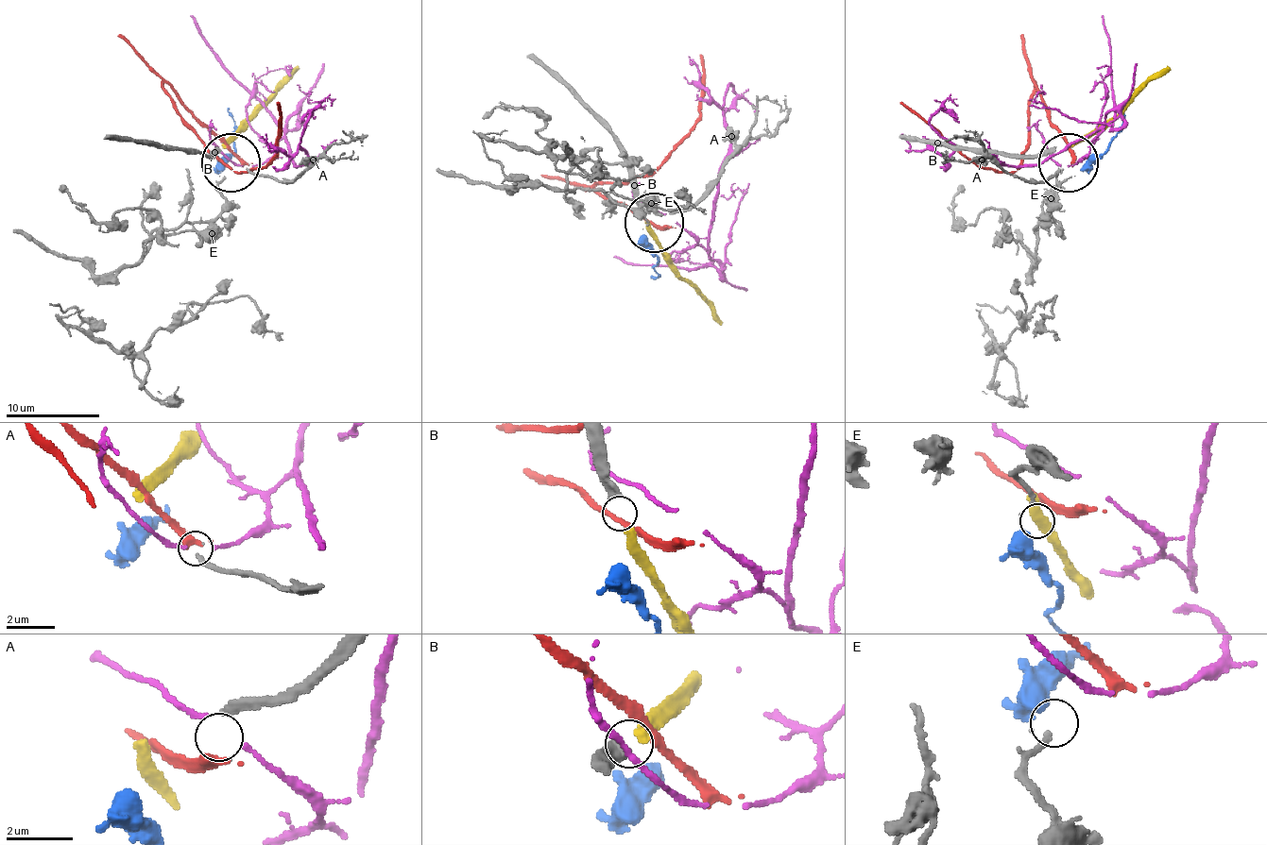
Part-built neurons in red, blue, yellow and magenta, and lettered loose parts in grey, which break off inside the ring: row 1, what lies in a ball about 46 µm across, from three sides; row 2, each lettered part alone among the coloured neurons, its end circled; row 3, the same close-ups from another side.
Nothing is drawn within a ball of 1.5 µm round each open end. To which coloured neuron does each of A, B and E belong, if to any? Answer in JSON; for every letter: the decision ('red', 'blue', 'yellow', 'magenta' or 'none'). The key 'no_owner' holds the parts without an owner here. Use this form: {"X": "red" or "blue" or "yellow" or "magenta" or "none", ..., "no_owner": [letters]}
{"A": "red", "B": "yellow", "E": "blue", "no_owner": []}

